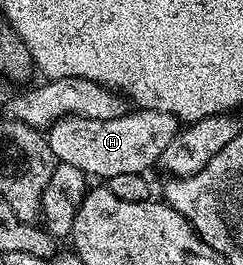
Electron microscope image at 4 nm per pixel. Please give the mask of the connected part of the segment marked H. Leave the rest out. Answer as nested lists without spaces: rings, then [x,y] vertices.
[[[134,108],[127,111],[119,119],[83,119],[82,117],[61,117],[48,126],[47,136],[49,146],[60,163],[71,163],[80,173],[108,179],[111,176],[130,173],[148,174],[152,165],[156,166],[161,160],[163,151],[171,139],[175,139],[179,128],[178,118],[167,111],[158,109]]]

